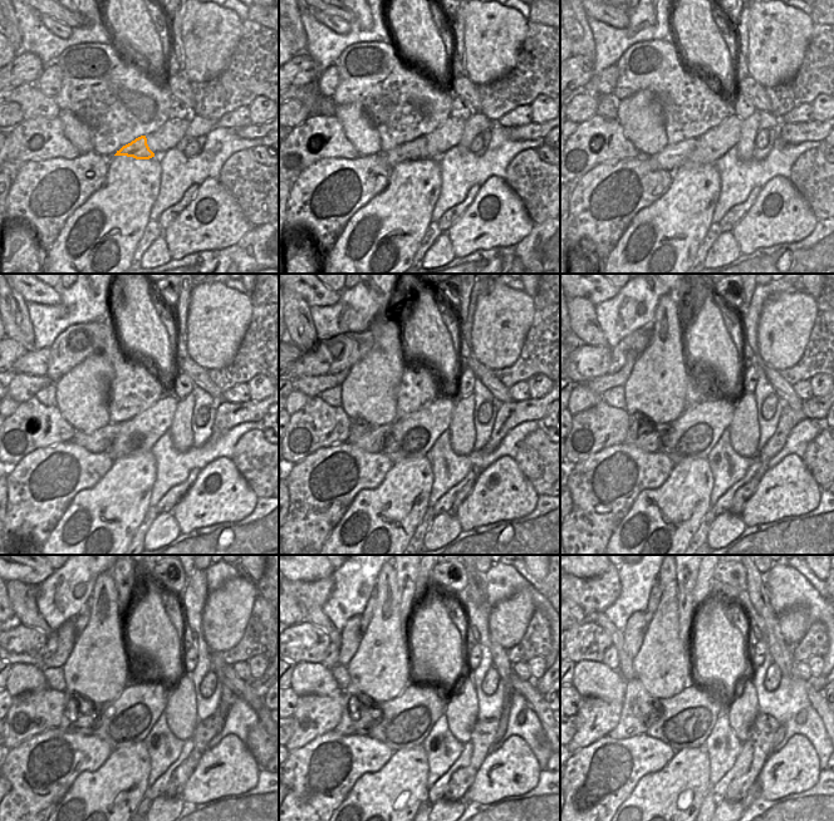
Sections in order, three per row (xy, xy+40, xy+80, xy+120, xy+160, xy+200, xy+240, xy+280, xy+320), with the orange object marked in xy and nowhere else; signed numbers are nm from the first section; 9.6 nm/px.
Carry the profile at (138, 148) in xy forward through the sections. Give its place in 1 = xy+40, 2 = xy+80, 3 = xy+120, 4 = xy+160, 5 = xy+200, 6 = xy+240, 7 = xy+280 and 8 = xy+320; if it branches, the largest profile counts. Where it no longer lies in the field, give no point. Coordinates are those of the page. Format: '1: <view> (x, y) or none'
1: xy+40 (415, 150)
2: xy+80 (672, 156)
3: xy+120 (99, 441)
4: xy+160 (363, 436)
5: xy+200 (641, 433)
6: xy+240 (79, 717)
7: xy+280 (358, 717)
8: xy+320 (639, 709)

